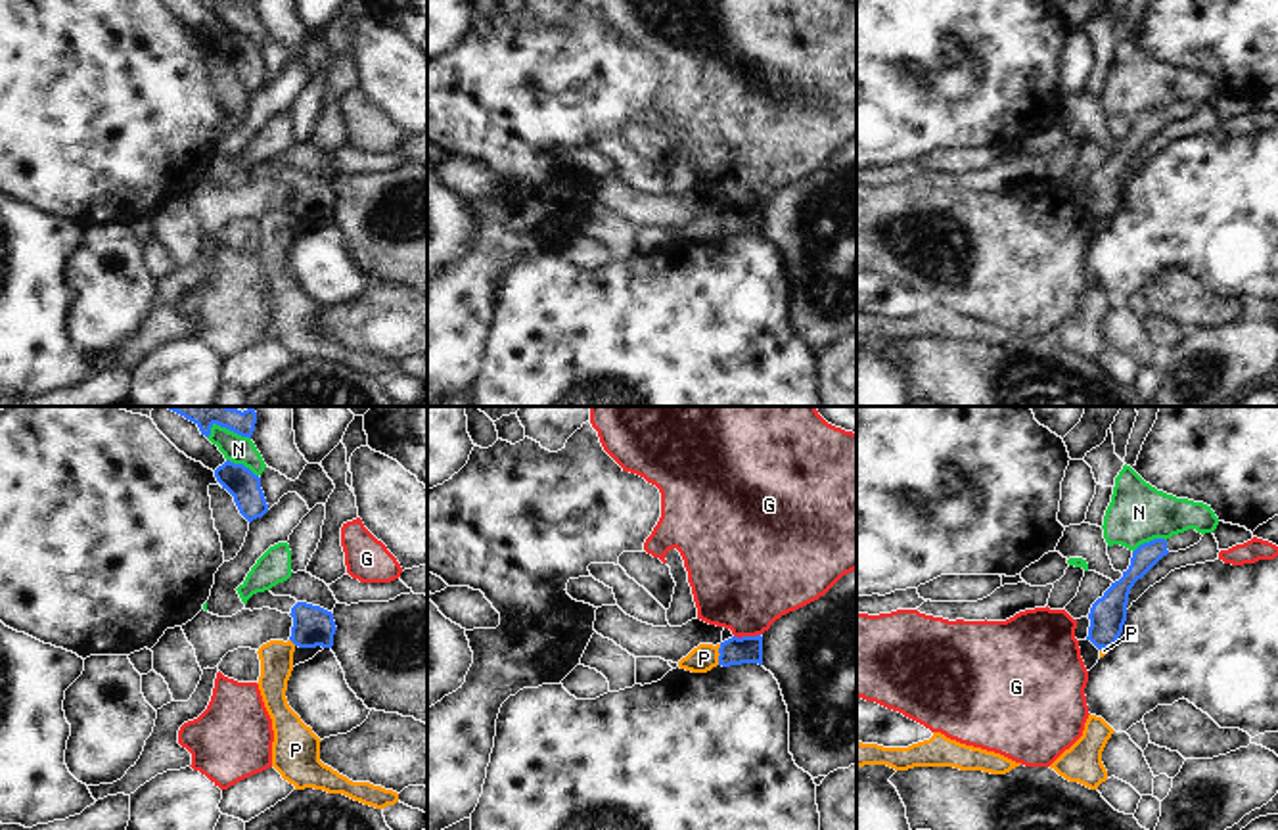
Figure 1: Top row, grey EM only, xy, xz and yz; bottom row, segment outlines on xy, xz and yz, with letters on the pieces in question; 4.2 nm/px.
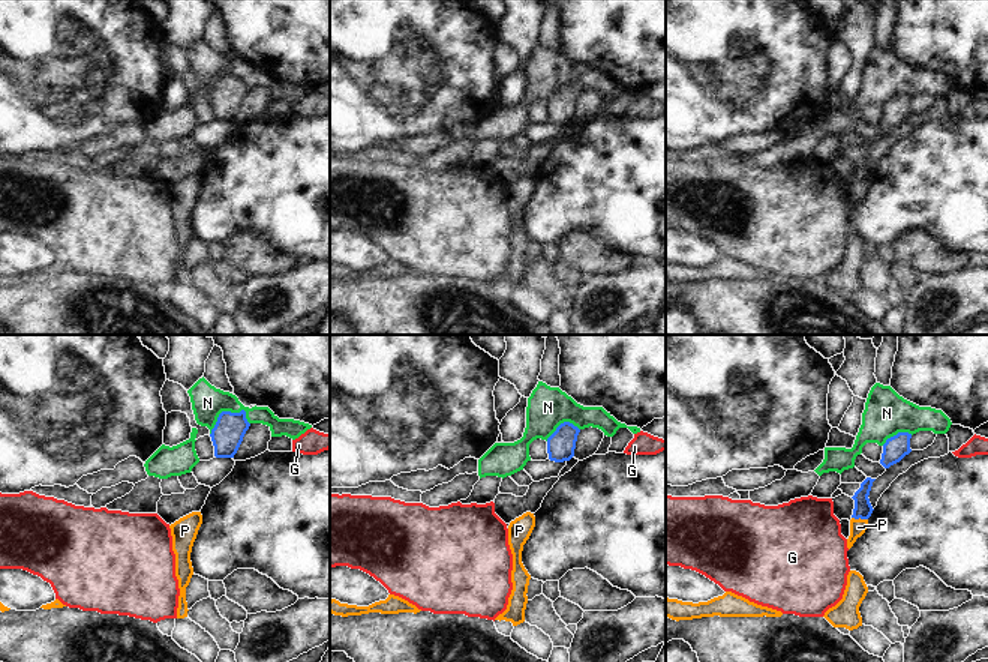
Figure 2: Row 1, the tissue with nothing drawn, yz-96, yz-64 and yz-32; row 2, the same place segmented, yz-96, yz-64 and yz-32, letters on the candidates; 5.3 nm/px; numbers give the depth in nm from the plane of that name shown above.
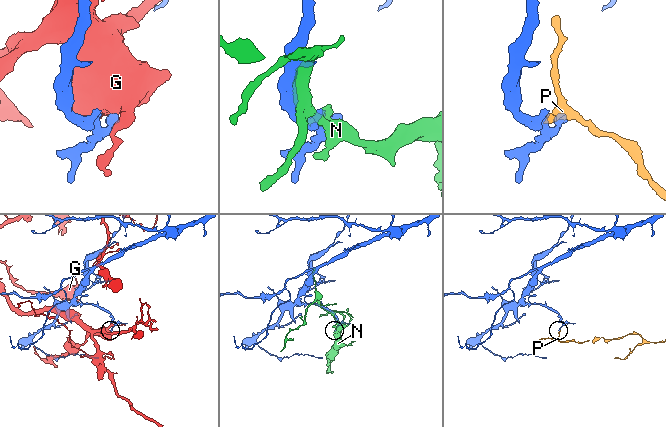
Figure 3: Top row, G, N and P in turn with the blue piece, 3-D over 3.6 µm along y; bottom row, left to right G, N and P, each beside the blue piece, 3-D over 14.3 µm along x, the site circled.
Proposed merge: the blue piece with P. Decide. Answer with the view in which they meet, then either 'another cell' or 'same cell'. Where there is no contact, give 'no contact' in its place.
xz | another cell

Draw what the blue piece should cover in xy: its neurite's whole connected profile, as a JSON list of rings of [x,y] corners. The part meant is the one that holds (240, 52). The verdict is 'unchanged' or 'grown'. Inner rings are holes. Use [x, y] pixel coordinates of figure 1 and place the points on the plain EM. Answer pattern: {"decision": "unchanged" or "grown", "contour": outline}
{"decision": "unchanged", "contour": [[[226,31],[215,40],[215,48],[222,56],[222,59],[226,59],[234,67],[240,84],[249,94],[268,82],[268,75],[261,59],[261,48],[243,35]]]}

